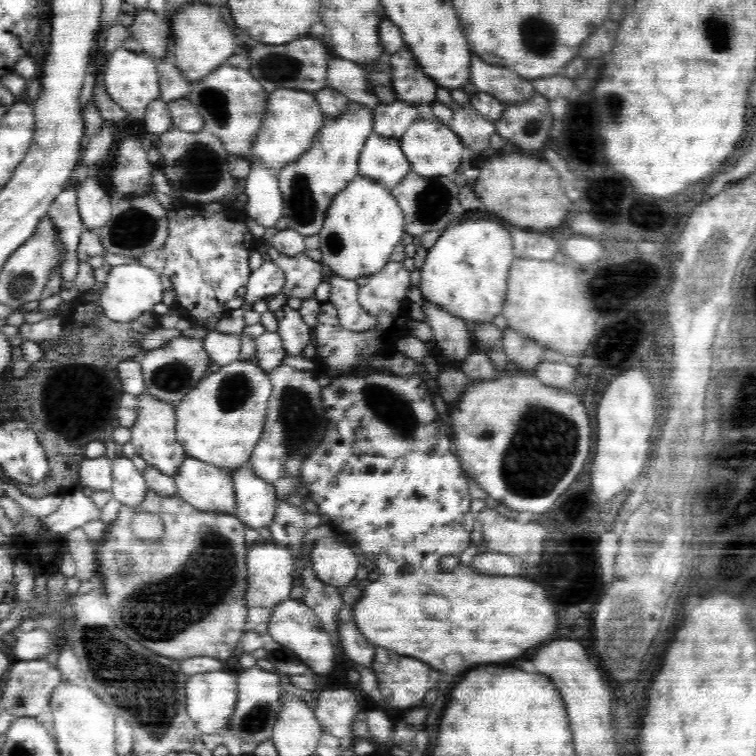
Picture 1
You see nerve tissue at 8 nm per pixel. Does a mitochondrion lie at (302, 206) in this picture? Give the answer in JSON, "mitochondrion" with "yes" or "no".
{"mitochondrion":"yes"}

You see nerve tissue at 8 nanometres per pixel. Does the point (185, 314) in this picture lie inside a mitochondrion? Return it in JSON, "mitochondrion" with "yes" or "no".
{"mitochondrion":"no"}

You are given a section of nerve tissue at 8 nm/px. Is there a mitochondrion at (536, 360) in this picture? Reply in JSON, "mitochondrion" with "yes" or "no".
{"mitochondrion":"no"}

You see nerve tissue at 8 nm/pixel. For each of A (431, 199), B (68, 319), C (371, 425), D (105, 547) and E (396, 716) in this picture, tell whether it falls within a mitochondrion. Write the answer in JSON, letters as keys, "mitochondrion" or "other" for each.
{"A":"mitochondrion","B":"other","C":"other","D":"other","E":"other"}

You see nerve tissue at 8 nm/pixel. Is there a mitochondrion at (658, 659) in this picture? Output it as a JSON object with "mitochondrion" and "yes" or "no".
{"mitochondrion":"no"}

